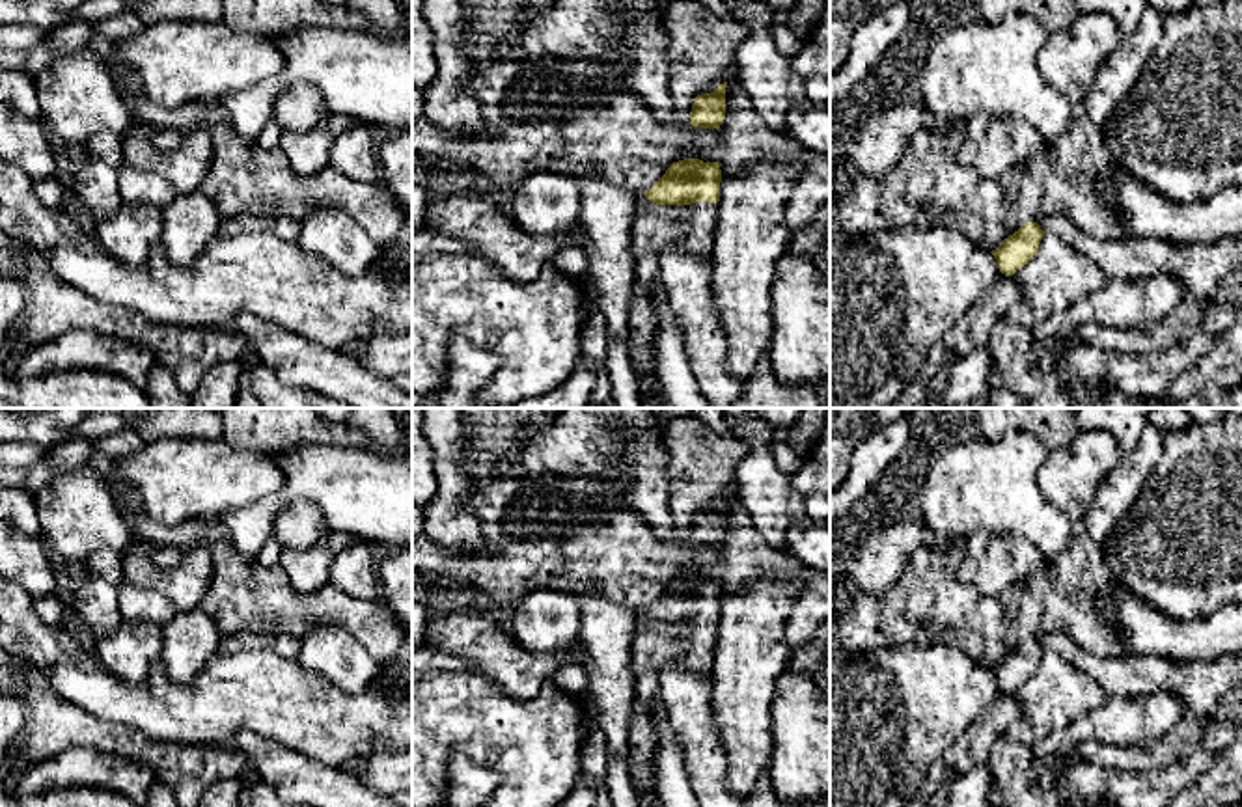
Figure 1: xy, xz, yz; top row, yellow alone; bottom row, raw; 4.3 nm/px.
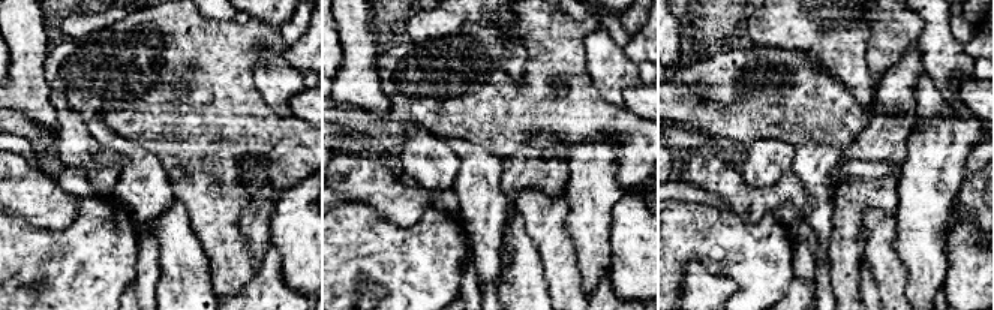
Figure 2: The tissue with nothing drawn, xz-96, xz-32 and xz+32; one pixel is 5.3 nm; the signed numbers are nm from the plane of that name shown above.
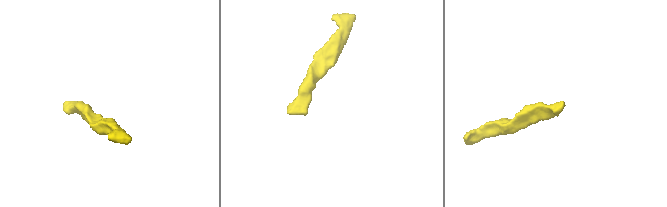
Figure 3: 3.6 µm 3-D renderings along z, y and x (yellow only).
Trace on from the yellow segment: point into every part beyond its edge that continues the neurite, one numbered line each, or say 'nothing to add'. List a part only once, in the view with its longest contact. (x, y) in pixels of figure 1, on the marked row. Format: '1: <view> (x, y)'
1: xz (653, 232)

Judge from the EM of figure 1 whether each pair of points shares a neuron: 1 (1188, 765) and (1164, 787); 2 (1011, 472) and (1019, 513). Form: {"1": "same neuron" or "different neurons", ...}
{"1": "same neuron", "2": "same neuron"}

